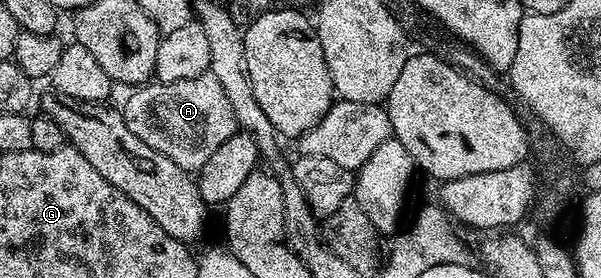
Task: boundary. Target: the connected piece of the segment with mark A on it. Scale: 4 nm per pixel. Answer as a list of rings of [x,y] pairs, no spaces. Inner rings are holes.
[[[205,74],[193,80],[179,80],[176,84],[149,82],[137,87],[122,104],[126,126],[146,146],[154,146],[158,154],[166,154],[178,166],[187,172],[195,173],[226,142],[236,135],[238,125],[234,118],[234,110],[230,110],[230,101],[226,98],[226,90],[218,83],[218,78]]]

